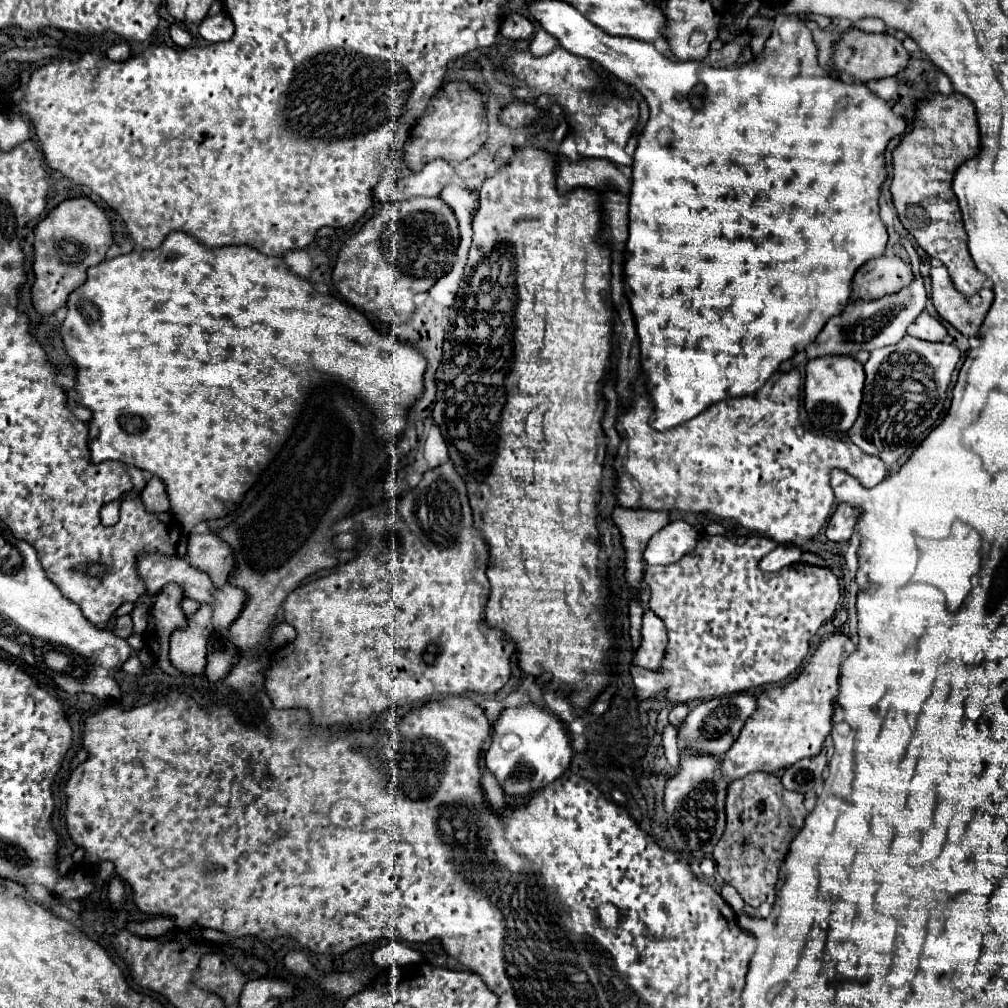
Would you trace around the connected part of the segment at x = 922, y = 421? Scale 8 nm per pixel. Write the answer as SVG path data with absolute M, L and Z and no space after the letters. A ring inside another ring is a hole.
M906 335L898 345L874 349L864 363L866 385L858 421L848 431L852 443L856 443L868 455L880 455L888 473L892 465L904 455L904 451L920 443L928 429L932 429L944 409L946 391L952 379L952 371L960 361L960 351L950 343L930 343ZM926 375L926 381L920 379Z

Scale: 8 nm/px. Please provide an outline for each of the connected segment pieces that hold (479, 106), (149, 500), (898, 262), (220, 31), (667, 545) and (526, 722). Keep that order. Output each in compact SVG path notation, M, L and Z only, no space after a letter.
M466 81L446 83L430 99L430 105L426 107L424 115L410 129L410 135L402 149L402 161L410 171L420 171L432 159L444 159L448 163L464 161L484 145L486 129L488 121L482 95L474 91Z
M152 477L146 483L144 491L140 493L140 499L144 501L144 507L150 513L162 513L162 511L168 511L168 507L170 507L168 493L166 493L166 485L158 477Z
M878 257L864 263L852 281L852 301L854 299L878 299L892 295L902 287L910 285L914 279L910 263L900 257Z
M226 13L208 15L206 19L202 19L198 33L210 43L220 43L220 41L228 41L234 35L234 25Z
M670 521L662 527L644 549L644 561L648 565L670 565L680 561L688 551L696 547L698 531L686 521Z
M526 703L504 707L492 723L492 743L486 751L486 767L510 795L530 795L556 781L570 765L572 745L566 725L546 707Z

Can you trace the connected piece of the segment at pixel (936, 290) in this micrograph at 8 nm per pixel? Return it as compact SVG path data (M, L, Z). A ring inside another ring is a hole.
M932 267L932 301L938 315L954 325L964 337L976 337L980 325L992 305L992 289L980 289L974 297L958 293L944 267Z

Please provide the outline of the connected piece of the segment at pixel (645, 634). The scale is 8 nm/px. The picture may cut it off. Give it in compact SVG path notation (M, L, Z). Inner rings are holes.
M646 611L644 625L642 625L642 645L634 655L634 665L650 671L658 671L664 657L666 641L668 637L666 637L666 627L662 619L652 611Z

